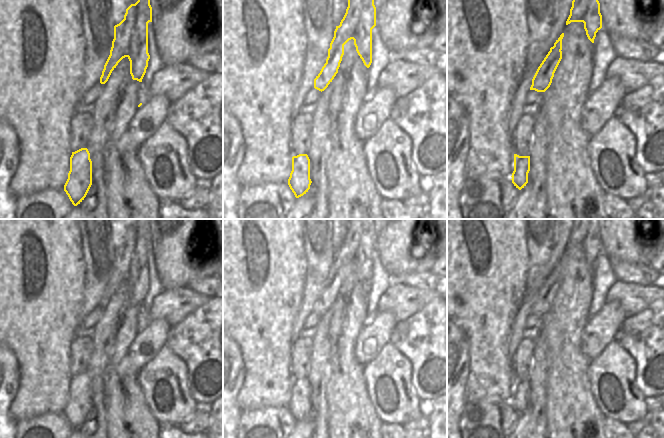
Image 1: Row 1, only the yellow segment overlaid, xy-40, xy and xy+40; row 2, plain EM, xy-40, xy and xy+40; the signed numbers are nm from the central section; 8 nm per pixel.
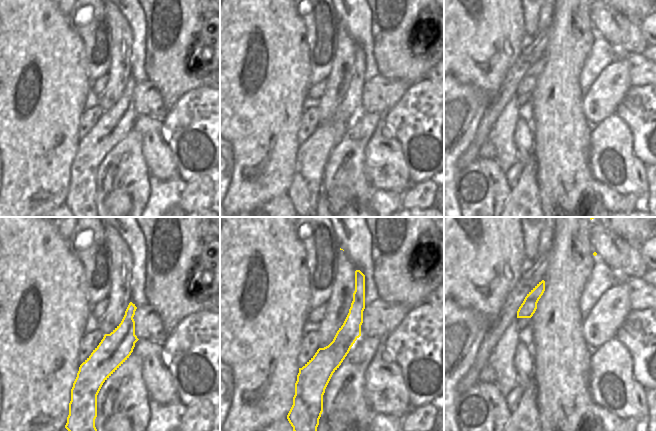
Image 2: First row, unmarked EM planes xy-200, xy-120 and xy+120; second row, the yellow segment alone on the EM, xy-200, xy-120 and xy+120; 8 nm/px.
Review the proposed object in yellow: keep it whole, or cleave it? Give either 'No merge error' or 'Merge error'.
Merge error

